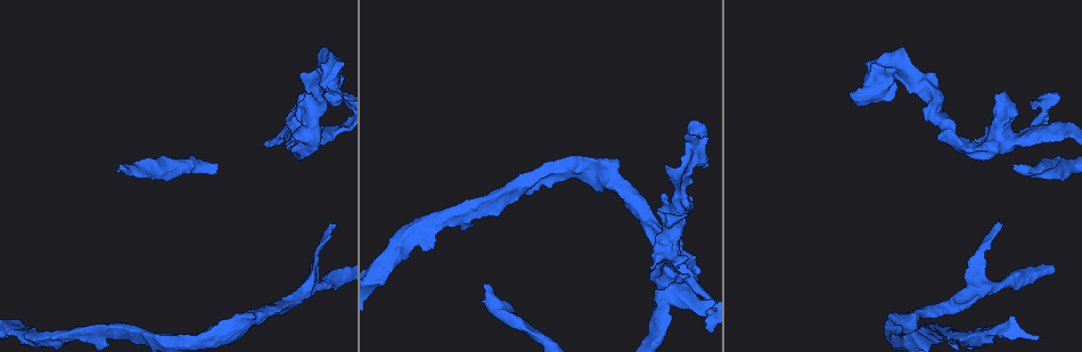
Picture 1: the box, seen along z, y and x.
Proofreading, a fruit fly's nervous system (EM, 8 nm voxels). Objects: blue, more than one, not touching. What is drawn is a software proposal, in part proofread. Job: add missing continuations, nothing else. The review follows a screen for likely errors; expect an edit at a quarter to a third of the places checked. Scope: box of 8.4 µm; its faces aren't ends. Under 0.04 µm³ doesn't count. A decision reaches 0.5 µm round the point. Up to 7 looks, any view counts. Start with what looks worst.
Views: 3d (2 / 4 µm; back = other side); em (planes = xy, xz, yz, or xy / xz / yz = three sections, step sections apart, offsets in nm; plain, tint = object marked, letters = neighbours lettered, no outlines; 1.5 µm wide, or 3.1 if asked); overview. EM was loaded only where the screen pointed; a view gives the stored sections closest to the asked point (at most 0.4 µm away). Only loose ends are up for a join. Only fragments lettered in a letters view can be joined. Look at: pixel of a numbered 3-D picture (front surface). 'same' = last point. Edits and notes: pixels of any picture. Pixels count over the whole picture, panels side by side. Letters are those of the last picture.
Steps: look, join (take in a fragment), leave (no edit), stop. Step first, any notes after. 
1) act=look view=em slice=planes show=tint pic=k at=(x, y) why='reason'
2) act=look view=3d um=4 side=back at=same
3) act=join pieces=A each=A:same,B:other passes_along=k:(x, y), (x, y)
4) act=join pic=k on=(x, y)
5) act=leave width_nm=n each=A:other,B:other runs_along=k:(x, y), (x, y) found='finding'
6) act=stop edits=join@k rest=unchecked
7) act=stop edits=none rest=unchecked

act=look view=3d um=2 pic=1 at=(339, 97) why='branch stops here'

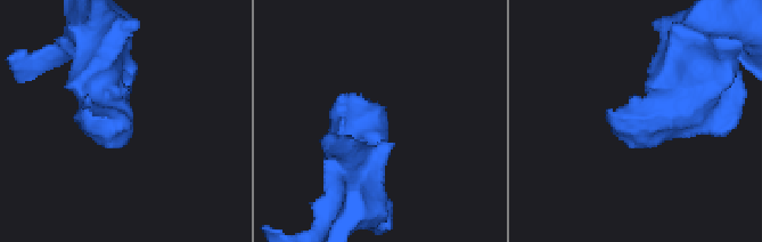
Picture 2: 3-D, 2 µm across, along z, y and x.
act=look view=em slice=xy step=8 show=tint pic=2 at=(369, 98)

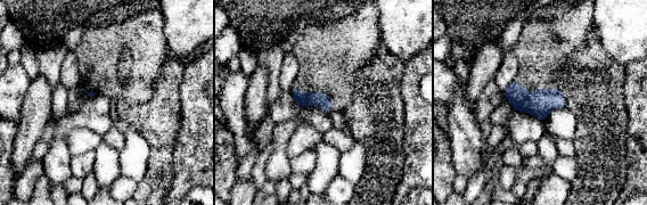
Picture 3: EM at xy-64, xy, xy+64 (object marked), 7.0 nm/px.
act=look view=em slice=planes show=letters at=same

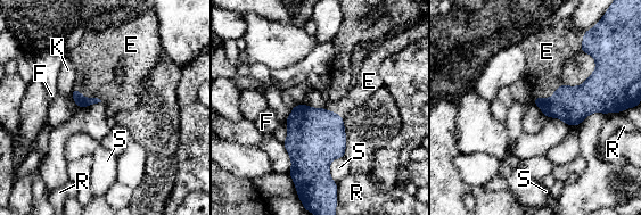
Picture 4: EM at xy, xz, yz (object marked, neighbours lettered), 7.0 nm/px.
act=join pieces=E each=E:same,F:other,K:other,R:other,S:other passes_along=4:(572, 105), (549, 98), (544, 64) found='the neuron continues'

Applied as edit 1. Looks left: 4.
act=look view=3d um=4 pic=1 at=(700, 269) why='an open end'

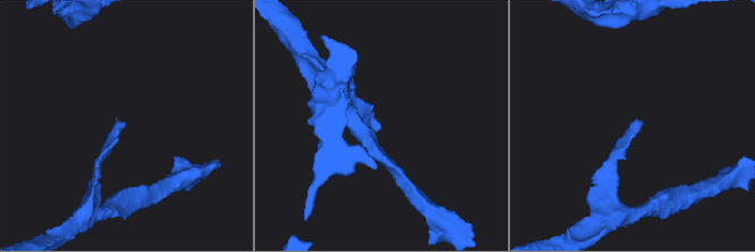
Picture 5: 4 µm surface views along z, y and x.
act=look view=em slice=planes show=plain pic=5 at=(638, 123) why='need the tissue'

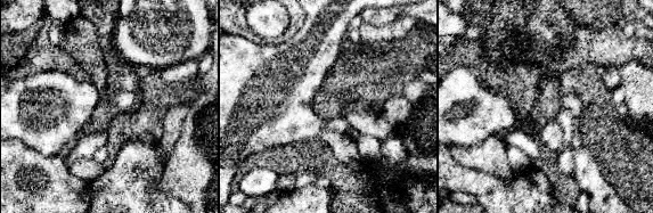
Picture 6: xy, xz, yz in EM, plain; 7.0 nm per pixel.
act=look view=em slice=planes show=letters at=same

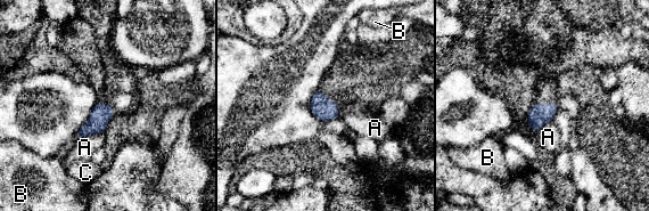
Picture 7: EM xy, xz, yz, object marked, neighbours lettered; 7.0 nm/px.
act=leave each=A:other,B:other,C:other border=7:(104, 131), (90, 134), (77, 139) found='no lettered fragment goes on from it'

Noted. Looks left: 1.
act=stop edits=join@4 rest=unchecked

